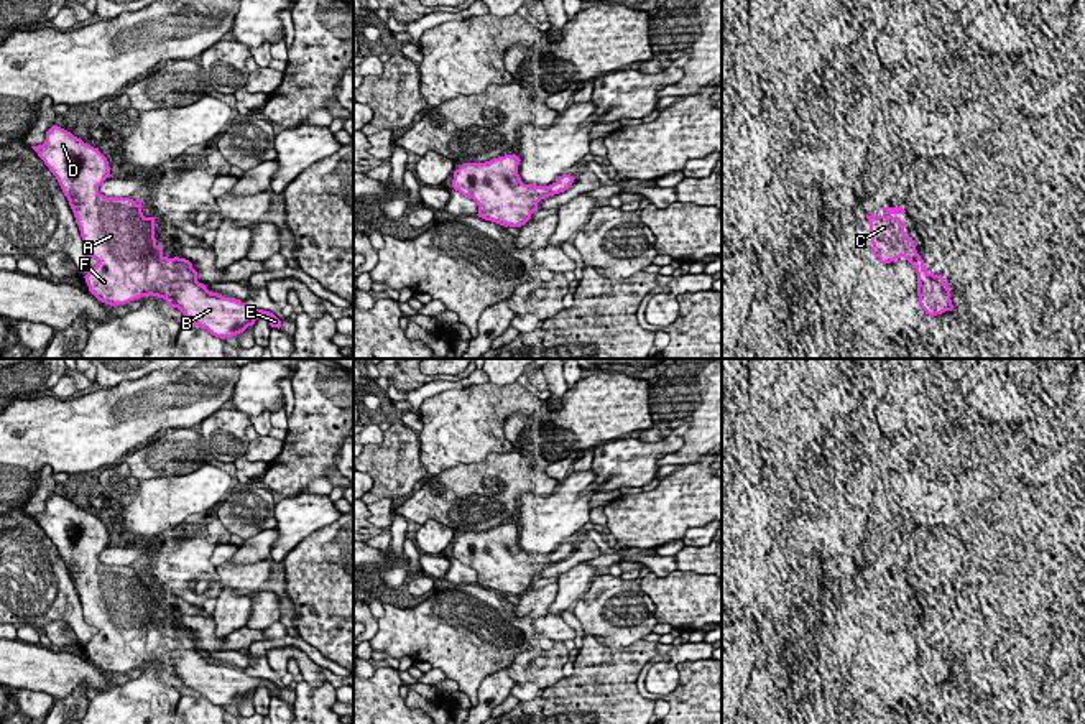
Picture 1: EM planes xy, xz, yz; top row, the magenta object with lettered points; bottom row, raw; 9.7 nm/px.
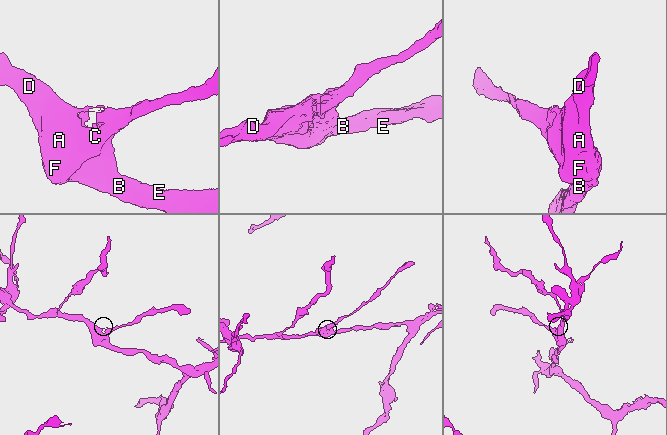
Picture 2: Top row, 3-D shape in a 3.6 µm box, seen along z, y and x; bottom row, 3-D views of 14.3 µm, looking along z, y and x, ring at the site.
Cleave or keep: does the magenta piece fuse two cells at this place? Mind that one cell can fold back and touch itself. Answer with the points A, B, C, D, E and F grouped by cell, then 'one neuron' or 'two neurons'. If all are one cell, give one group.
A B C D E F; one neuron

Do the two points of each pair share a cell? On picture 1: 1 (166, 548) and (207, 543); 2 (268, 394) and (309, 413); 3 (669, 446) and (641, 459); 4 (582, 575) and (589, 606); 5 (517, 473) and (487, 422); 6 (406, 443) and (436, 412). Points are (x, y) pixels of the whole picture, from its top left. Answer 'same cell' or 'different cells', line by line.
1: same cell
2: different cells
3: same cell
4: different cells
5: different cells
6: different cells

